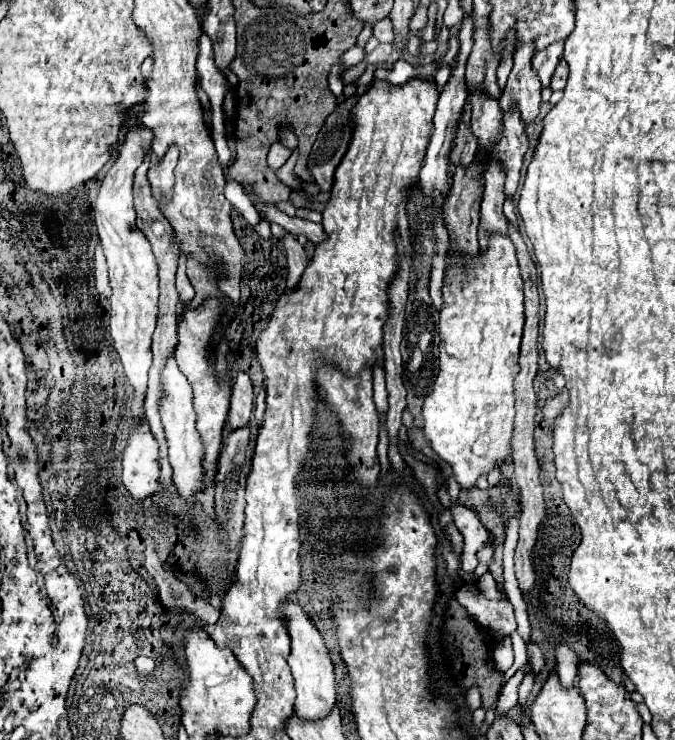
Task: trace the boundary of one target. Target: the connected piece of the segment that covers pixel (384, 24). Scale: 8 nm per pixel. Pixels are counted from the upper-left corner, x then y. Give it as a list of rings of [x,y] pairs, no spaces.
[[[389,19],[375,23],[375,27],[373,27],[373,37],[375,37],[379,43],[391,43],[391,41],[395,39],[395,31],[393,31]]]

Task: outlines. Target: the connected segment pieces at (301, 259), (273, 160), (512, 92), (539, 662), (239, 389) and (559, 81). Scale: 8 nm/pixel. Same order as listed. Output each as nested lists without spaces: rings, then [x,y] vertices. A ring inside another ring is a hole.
[[[285,233],[283,247],[285,247],[285,257],[287,257],[287,269],[289,269],[287,289],[293,289],[307,265],[307,253],[305,253],[303,245],[297,241],[297,237],[291,233]]]
[[[273,143],[269,149],[269,167],[279,169],[289,159],[289,155],[291,155],[291,151],[285,149],[281,143]]]
[[[521,45],[515,51],[515,65],[507,79],[507,87],[503,89],[503,95],[499,99],[501,111],[519,111],[525,125],[535,121],[541,103],[541,83],[535,71],[531,69],[531,57],[533,45]]]
[[[531,642],[527,644],[527,655],[531,663],[531,668],[536,674],[541,673],[544,665],[545,659],[543,653],[538,645]]]
[[[239,371],[235,383],[233,383],[233,391],[231,391],[231,411],[229,411],[229,427],[231,429],[239,429],[239,427],[247,427],[251,413],[253,413],[253,387],[249,381],[249,375],[245,371]]]
[[[561,58],[551,79],[551,89],[553,91],[563,90],[567,83],[568,74],[568,64],[563,58]]]

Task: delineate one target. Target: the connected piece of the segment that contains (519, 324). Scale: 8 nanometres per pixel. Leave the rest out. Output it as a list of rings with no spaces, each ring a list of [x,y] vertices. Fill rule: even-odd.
[[[493,235],[491,243],[489,243],[489,251],[479,257],[479,259],[463,259],[461,265],[453,265],[447,271],[445,277],[445,285],[443,285],[443,309],[441,309],[441,343],[439,343],[439,373],[433,385],[433,391],[427,395],[421,415],[423,415],[423,433],[425,439],[431,443],[433,451],[451,465],[453,469],[453,477],[459,483],[461,489],[473,489],[477,479],[481,477],[481,469],[491,469],[491,467],[499,467],[501,463],[505,463],[513,451],[511,451],[511,439],[513,439],[513,417],[515,417],[515,397],[513,397],[513,381],[515,375],[519,373],[519,343],[521,343],[521,335],[523,335],[523,281],[519,275],[519,265],[517,265],[517,257],[515,257],[515,247],[511,243],[509,237],[503,235]]]

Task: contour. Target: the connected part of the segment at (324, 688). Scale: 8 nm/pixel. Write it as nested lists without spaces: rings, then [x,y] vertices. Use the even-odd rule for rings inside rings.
[[[287,603],[283,609],[283,615],[287,619],[287,629],[291,635],[291,655],[287,661],[289,661],[289,667],[291,667],[291,673],[295,679],[295,689],[297,689],[295,713],[303,721],[319,721],[319,719],[327,717],[335,709],[335,703],[337,703],[335,675],[333,675],[335,667],[331,663],[323,637],[319,635],[319,631],[315,629],[315,625],[307,617],[307,613],[303,613],[303,609],[299,605]]]

